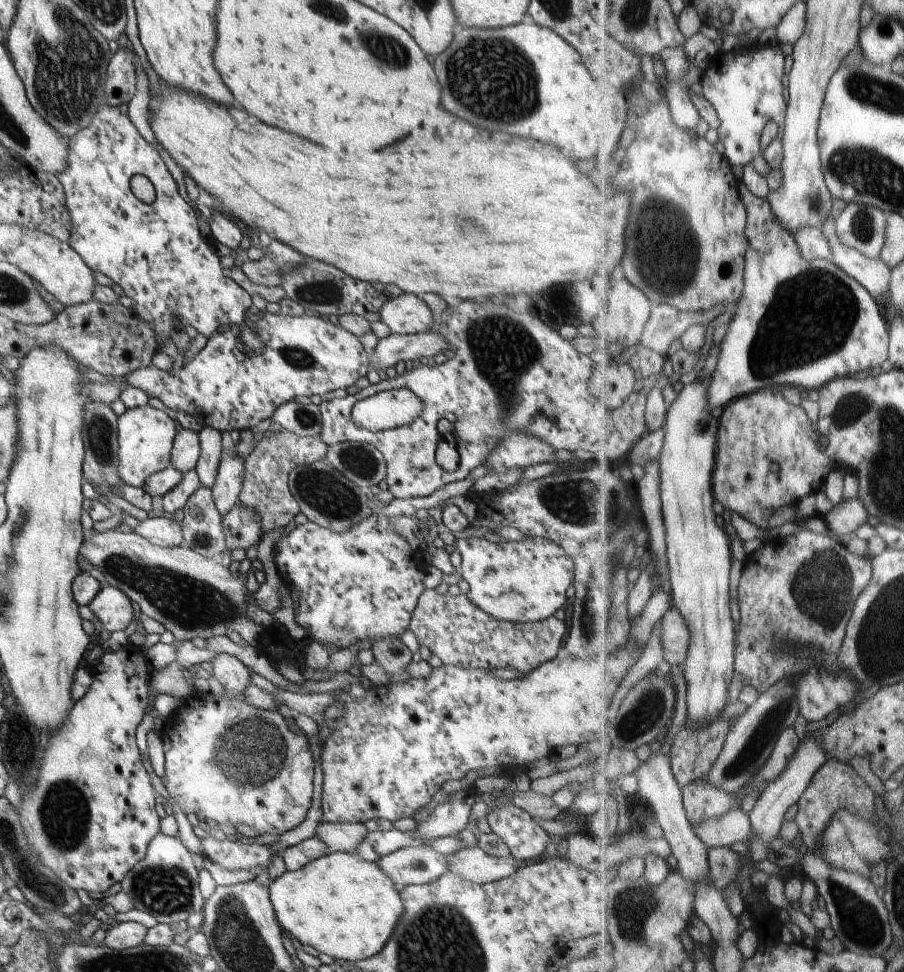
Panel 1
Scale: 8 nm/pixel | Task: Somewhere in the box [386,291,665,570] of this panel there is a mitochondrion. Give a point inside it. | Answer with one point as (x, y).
(504, 350)

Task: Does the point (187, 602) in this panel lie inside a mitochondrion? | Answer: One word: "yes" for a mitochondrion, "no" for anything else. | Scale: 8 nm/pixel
yes

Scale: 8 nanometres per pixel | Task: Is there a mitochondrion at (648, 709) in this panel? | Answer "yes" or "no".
yes

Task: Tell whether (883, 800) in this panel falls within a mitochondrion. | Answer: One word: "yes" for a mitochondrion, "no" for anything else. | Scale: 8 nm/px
no

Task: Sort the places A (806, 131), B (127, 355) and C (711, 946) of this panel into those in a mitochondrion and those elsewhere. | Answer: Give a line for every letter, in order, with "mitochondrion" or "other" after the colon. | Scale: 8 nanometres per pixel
A: other
B: other
C: other

